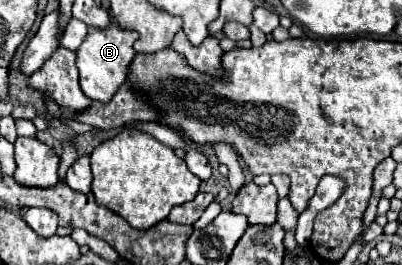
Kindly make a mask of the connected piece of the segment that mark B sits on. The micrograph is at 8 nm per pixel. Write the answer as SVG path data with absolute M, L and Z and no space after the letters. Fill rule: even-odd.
M115 21L107 29L93 29L93 27L89 29L87 39L77 49L79 83L81 83L83 93L89 99L101 101L101 103L111 101L111 97L117 93L117 89L121 87L121 83L125 83L125 79L129 75L127 67L135 57L135 49L133 49L135 41L137 41L137 33L135 31L123 31L121 27L117 27Z

